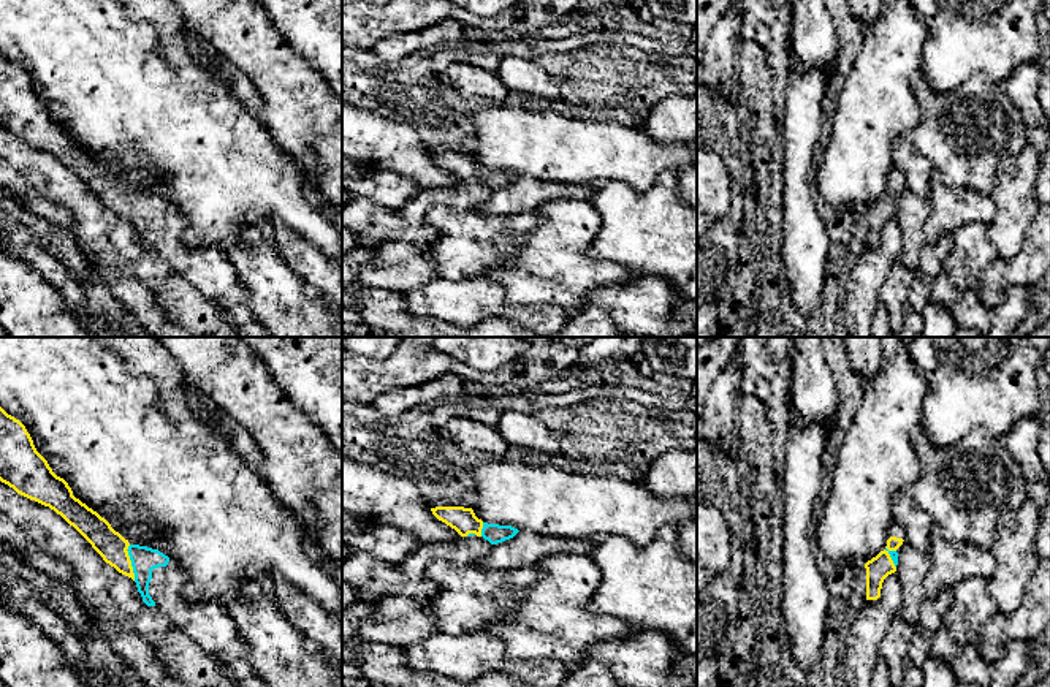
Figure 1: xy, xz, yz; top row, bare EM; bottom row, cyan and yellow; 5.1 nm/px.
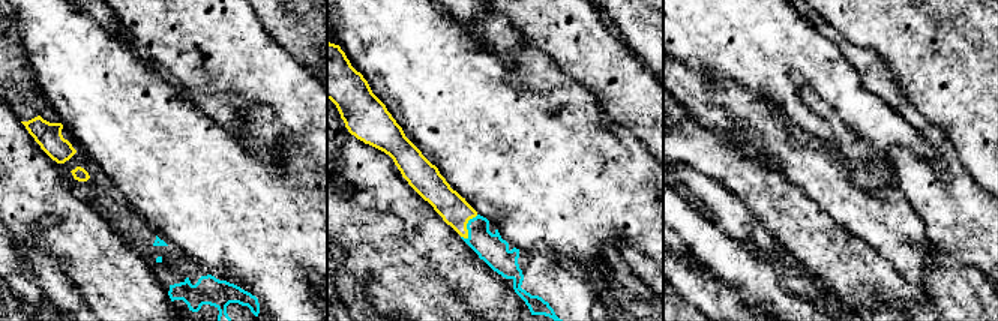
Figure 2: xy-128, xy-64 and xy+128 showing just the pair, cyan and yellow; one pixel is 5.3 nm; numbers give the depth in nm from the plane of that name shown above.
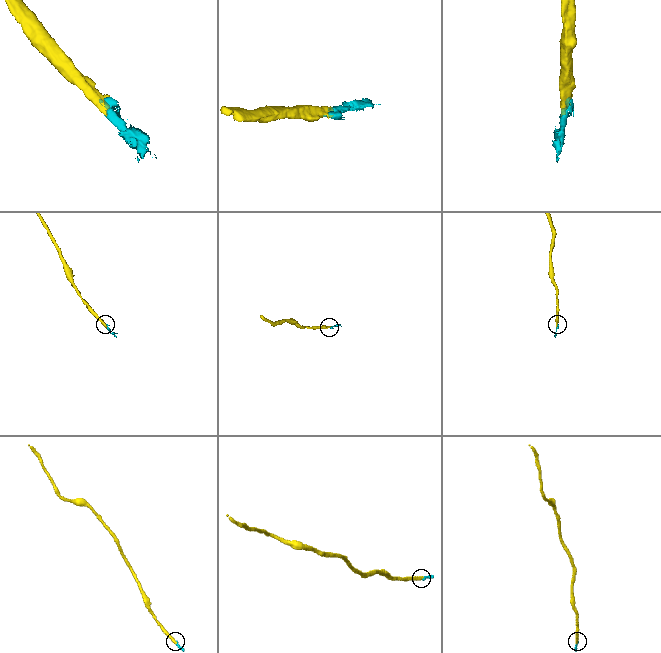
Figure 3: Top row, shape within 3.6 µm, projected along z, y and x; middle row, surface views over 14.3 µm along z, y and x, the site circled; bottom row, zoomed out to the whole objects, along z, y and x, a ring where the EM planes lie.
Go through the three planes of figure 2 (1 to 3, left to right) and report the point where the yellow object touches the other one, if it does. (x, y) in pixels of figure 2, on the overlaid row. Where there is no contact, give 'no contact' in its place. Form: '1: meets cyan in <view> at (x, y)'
1: no contact
2: meets cyan in xy-64 at (467, 227)
3: no contact

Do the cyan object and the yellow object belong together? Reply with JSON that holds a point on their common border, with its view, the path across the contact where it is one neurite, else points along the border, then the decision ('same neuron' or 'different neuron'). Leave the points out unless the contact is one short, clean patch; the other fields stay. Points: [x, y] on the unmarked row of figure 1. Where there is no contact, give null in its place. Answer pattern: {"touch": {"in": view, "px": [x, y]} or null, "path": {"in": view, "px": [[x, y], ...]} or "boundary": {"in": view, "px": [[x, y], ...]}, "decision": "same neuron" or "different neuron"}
{"touch": {"in": "xy", "px": [132, 208]}, "path": {"in": "xy", "px": [[144, 204], [132, 208], [97, 176]]}, "decision": "same neuron"}

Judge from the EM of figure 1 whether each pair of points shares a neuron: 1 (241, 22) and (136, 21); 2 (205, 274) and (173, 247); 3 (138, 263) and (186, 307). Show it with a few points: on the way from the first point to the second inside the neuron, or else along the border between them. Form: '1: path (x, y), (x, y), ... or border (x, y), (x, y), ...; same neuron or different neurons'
1: border (181, 16), (186, 41), (195, 56); different neurons
2: path (197, 266), (181, 255); same neuron
3: path (149, 271), (174, 296); same neuron

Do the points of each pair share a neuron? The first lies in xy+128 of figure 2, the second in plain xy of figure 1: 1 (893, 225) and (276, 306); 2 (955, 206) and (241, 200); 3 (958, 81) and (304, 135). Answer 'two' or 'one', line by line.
1: one
2: two
3: one

